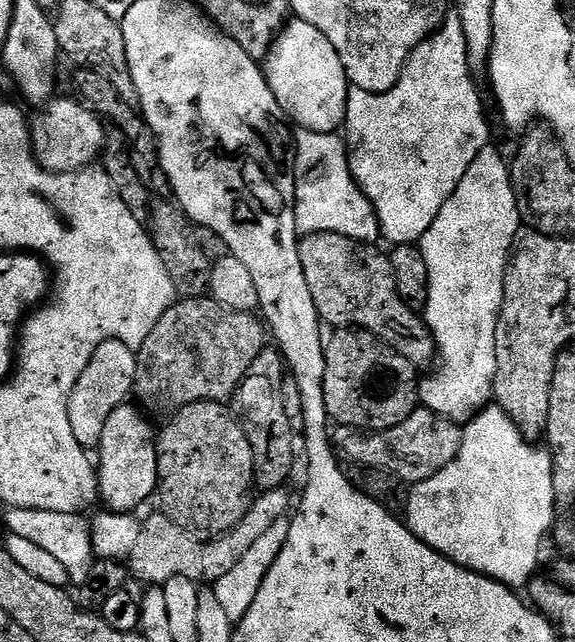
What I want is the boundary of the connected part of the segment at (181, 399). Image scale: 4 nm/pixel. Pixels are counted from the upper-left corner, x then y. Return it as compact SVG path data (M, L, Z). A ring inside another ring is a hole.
M183 297L175 301L158 320L150 337L137 351L135 386L137 403L149 414L173 416L194 402L231 399L245 379L253 362L261 357L267 331L263 321L253 313L234 312L221 306L212 297Z

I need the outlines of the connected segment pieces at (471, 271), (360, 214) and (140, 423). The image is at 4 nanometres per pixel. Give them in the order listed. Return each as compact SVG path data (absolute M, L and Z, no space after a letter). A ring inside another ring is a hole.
M489 146L482 149L478 158L470 162L470 170L466 170L462 182L458 182L458 190L454 190L446 206L438 210L434 226L426 230L418 245L422 258L426 258L426 270L430 270L429 303L422 315L436 340L439 360L434 371L428 374L433 376L425 375L420 381L420 404L457 426L464 426L467 420L473 420L469 422L468 429L463 429L460 449L454 462L438 470L434 478L411 485L406 523L417 538L427 542L455 564L480 576L489 576L491 580L502 582L510 589L520 590L533 579L535 572L532 571L540 564L540 547L553 531L552 519L556 516L558 501L554 494L551 455L543 447L535 448L532 445L535 443L523 436L516 423L498 406L480 412L494 400L492 387L496 373L496 327L504 301L504 272L508 268L512 245L522 227L518 202L512 189L509 161L503 160L494 148Z
M299 129L294 136L296 169L296 231L301 237L310 234L342 234L373 246L381 243L378 214L354 182L348 165L348 145L336 132Z
M125 402L107 418L102 430L102 442L96 464L101 503L116 513L137 511L151 495L155 495L157 482L157 450L155 429L146 422L147 415L137 406Z

